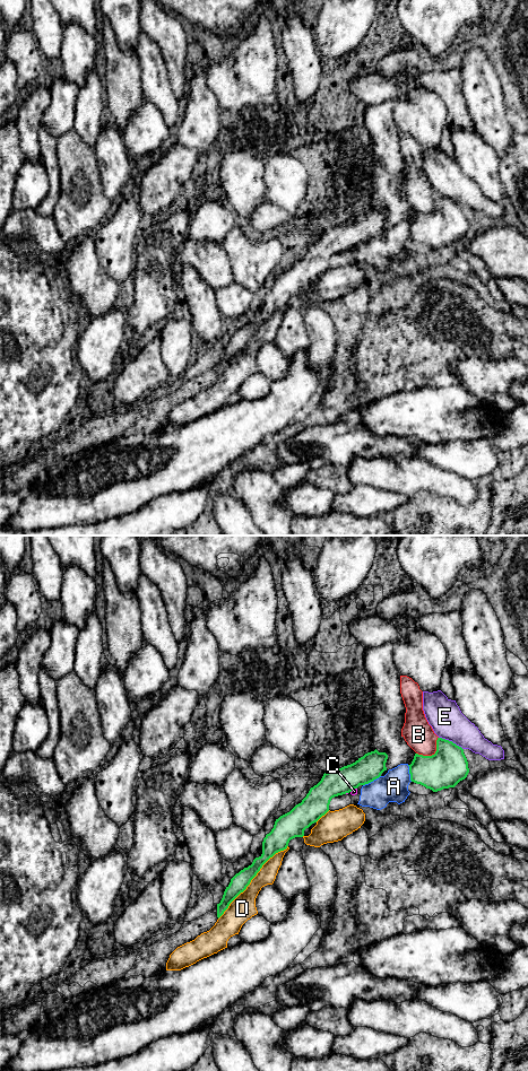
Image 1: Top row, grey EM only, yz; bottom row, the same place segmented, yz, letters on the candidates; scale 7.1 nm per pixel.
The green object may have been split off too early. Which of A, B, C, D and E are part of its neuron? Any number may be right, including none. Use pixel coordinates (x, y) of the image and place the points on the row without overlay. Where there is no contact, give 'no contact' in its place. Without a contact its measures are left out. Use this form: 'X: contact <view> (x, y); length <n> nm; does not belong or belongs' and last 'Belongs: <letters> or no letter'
A: contact yz (371, 238); length 150 nm; does not belong
B: contact yz (434, 211); length 200 nm; does not belong
C: contact yz (353, 246); length 60 nm; does not belong
D: contact yz (252, 336); length 700 nm; does not belong
E: contact yz (451, 199); length 200 nm; does not belong
Belongs: no letter

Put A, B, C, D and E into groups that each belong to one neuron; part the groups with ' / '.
A C / B / D / E

